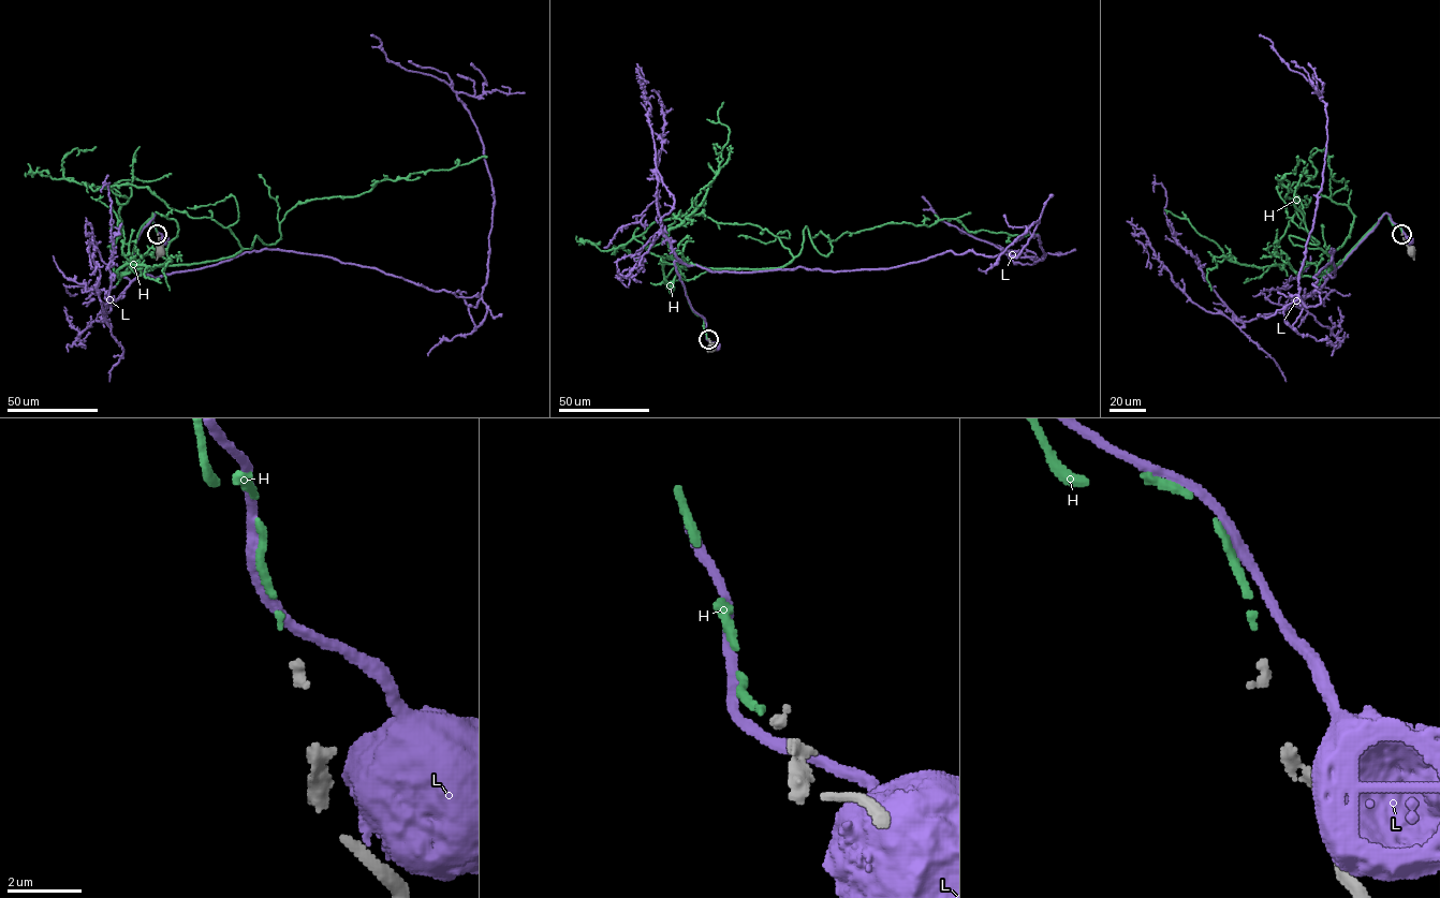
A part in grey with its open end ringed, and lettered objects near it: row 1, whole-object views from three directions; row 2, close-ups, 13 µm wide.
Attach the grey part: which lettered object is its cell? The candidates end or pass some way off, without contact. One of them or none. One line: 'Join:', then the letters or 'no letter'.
Join: H

